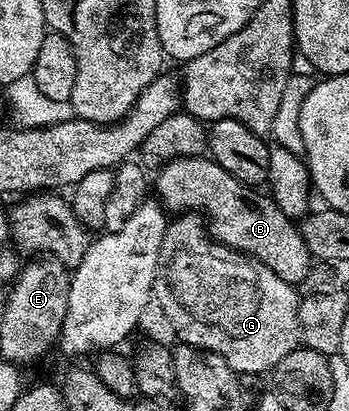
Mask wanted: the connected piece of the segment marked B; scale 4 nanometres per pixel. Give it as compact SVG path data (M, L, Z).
M205 156L179 158L162 164L156 176L156 199L170 213L190 211L204 214L211 221L212 235L220 243L263 261L275 270L275 274L279 274L279 278L283 278L283 282L301 286L308 278L311 257L307 242L303 242L300 227L287 214L283 214L283 210L279 210L272 195L239 182L239 178L227 174L223 166Z

